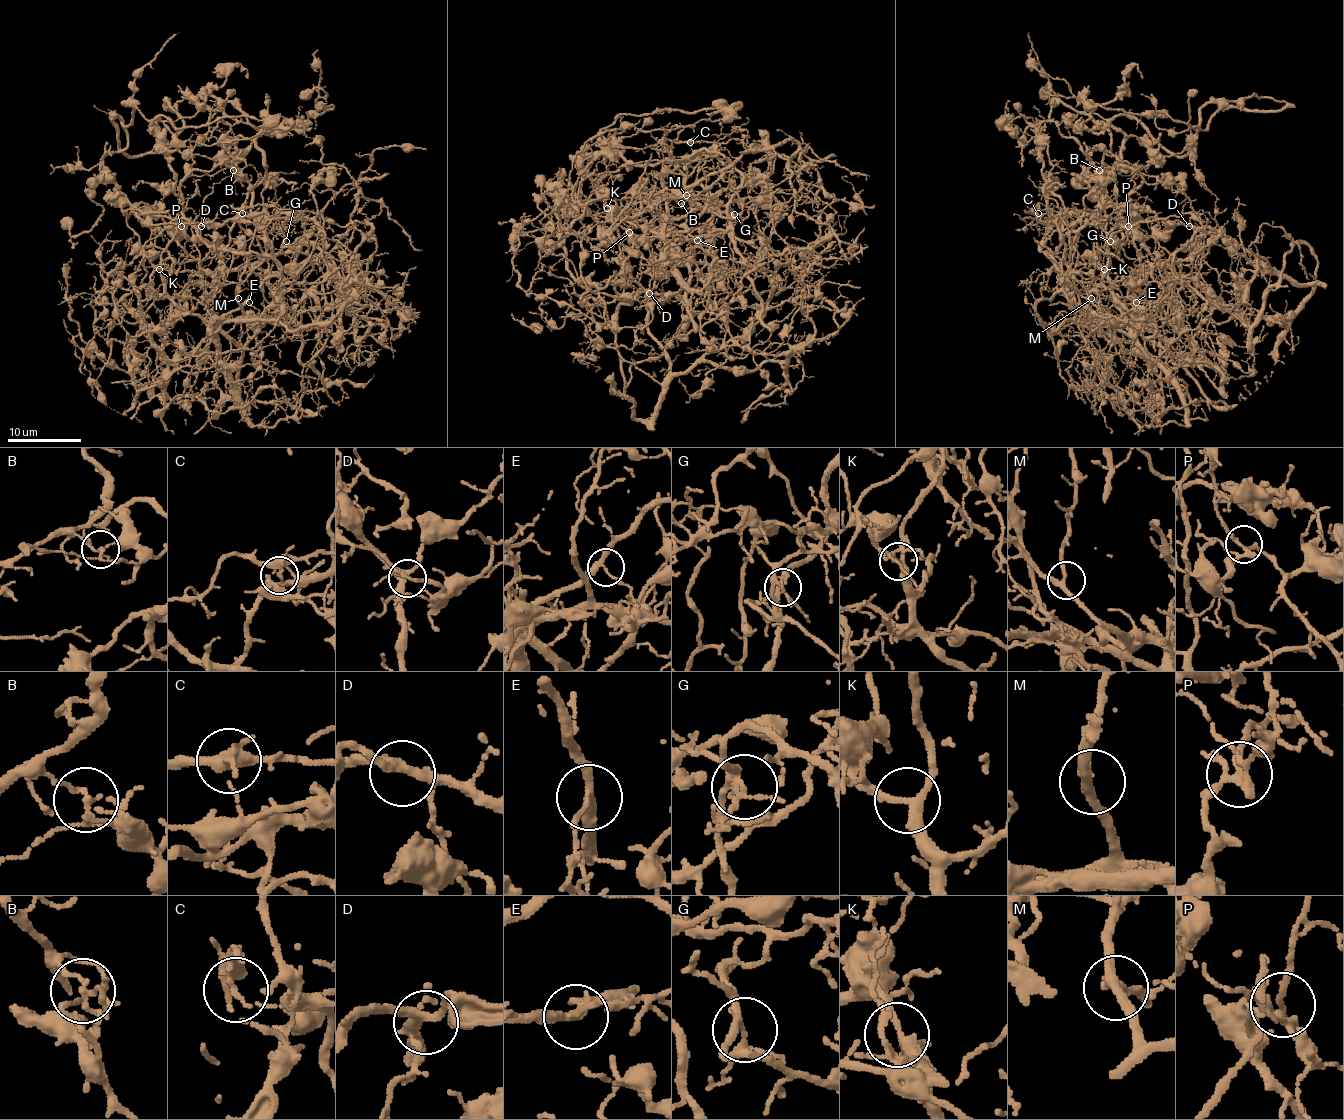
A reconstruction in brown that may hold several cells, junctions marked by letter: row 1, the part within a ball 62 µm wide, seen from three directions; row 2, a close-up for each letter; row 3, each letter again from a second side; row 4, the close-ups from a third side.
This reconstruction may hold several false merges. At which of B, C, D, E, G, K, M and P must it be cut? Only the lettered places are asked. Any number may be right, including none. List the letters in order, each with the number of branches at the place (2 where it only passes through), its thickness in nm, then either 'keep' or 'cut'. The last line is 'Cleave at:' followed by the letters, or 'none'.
B: 5 | 140 nm | cut
C: 3 | 280 nm | cut
D: 3 | 280 nm | keep
E: 3 | 240 nm | keep
G: 4 | 200 nm | keep
K: 3 | 280 nm | keep
M: 3 | 240 nm | keep
P: 5 | 240 nm | keep
Cleave at: B, C

